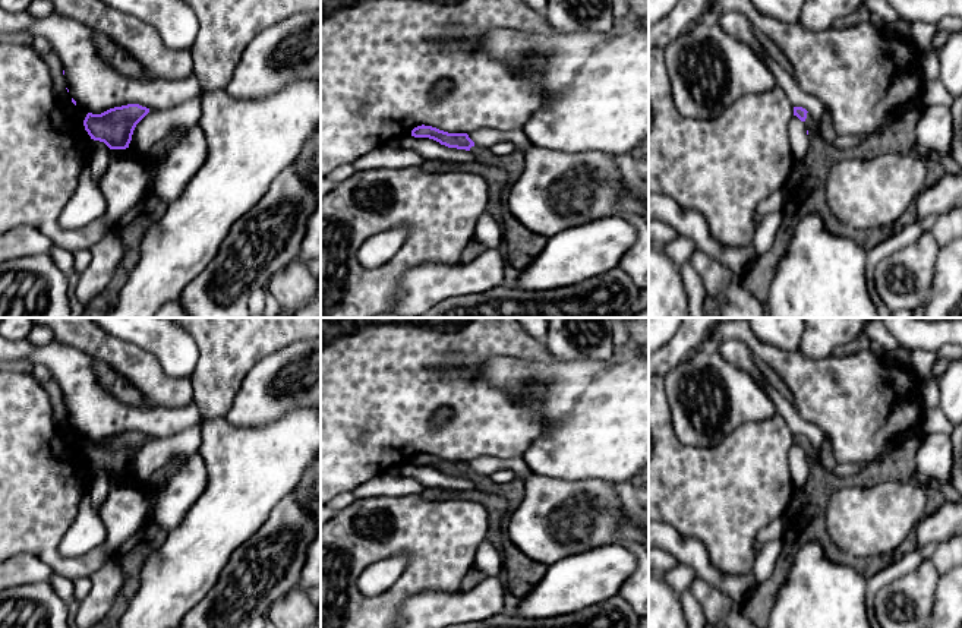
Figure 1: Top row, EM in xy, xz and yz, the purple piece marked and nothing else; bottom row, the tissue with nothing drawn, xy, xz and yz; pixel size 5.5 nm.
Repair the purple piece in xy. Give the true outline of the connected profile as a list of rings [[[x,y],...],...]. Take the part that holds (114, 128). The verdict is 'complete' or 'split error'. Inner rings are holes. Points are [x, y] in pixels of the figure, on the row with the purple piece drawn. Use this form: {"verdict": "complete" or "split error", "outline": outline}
{"verdict": "complete", "outline": [[[139,104],[110,108],[101,114],[88,113],[83,126],[91,139],[104,142],[110,149],[126,149],[136,124],[149,113]]]}

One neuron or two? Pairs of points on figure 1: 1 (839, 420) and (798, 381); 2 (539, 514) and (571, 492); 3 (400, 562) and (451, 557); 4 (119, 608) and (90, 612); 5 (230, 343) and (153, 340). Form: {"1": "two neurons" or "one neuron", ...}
{"1": "one neuron", "2": "one neuron", "3": "two neurons", "4": "two neurons", "5": "two neurons"}

